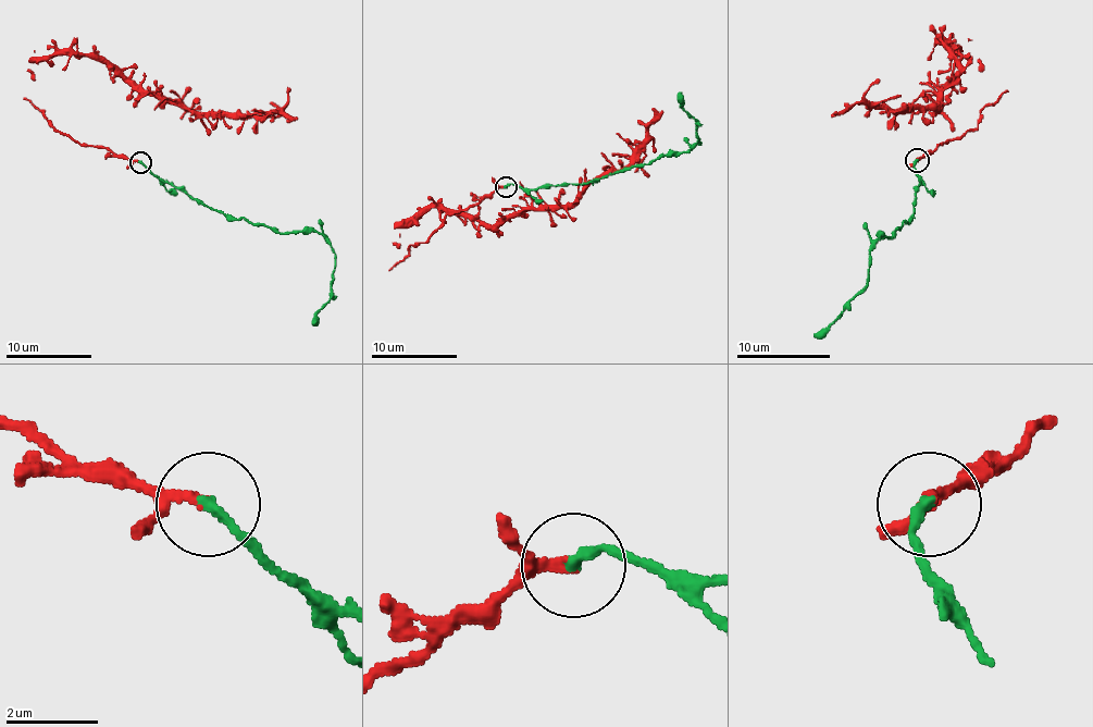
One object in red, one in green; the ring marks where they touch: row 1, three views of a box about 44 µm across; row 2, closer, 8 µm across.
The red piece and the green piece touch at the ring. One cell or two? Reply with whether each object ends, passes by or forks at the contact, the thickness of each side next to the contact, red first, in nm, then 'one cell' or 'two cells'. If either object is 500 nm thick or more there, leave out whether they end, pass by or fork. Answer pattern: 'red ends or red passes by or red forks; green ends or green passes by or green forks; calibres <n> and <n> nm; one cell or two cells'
red passes by; green ends; calibres 150 and 240 nm; one cell

